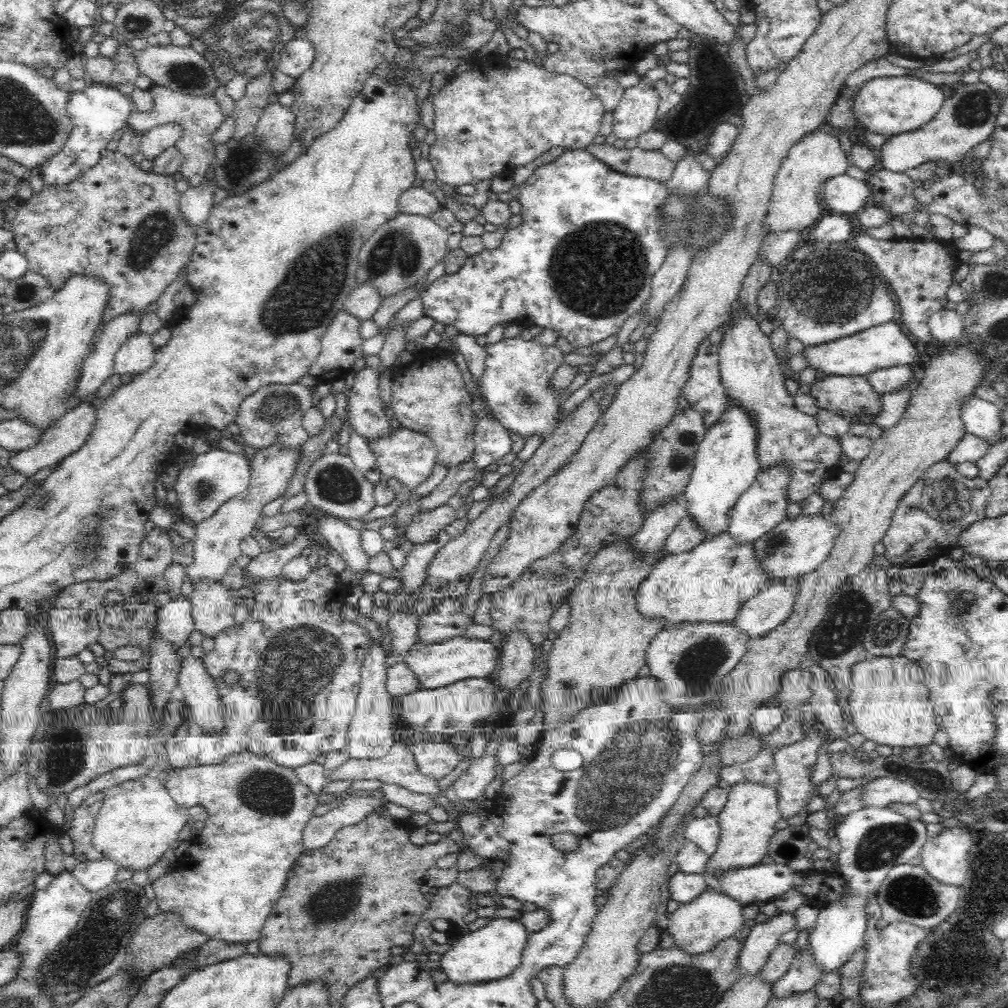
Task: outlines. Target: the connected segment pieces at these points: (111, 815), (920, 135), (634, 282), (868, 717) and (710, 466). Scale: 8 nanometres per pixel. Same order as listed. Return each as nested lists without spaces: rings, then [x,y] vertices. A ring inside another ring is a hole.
[[[142,775],[102,791],[105,797],[95,820],[92,842],[104,857],[116,861],[120,868],[140,870],[156,864],[177,843],[186,815],[158,777]]]
[[[982,81],[973,84],[964,82],[955,87],[956,94],[950,100],[946,98],[946,102],[926,125],[886,139],[879,151],[882,169],[890,173],[906,173],[924,162],[944,160],[957,171],[957,166],[966,159],[962,154],[971,154],[978,142],[992,134],[999,112],[994,92]]]
[[[570,149],[565,151],[555,162],[550,162],[550,164],[536,170],[526,183],[518,187],[520,194],[516,196],[515,200],[522,207],[519,214],[519,225],[502,234],[501,244],[498,247],[491,251],[484,248],[482,252],[469,256],[467,262],[464,262],[464,265],[456,274],[445,274],[429,284],[421,294],[423,314],[432,317],[436,322],[442,322],[444,325],[452,324],[452,326],[456,326],[460,333],[474,335],[475,337],[480,336],[480,334],[487,335],[490,328],[500,324],[500,322],[516,323],[522,327],[541,326],[542,328],[551,328],[556,331],[559,338],[568,340],[574,349],[588,348],[588,346],[598,344],[598,342],[616,335],[622,328],[623,323],[630,316],[639,312],[646,300],[650,298],[654,276],[665,262],[668,242],[664,239],[664,235],[660,233],[662,228],[666,226],[664,219],[660,216],[660,208],[664,207],[665,201],[668,199],[667,183],[624,175],[608,167],[589,150]]]
[[[872,657],[852,665],[847,717],[866,740],[893,750],[934,743],[935,712],[924,686],[924,672],[904,657]]]
[[[728,398],[728,406],[714,426],[707,430],[704,440],[695,452],[695,466],[685,486],[684,495],[688,501],[688,515],[708,538],[721,534],[727,527],[727,512],[736,499],[754,482],[760,471],[756,456],[756,422],[744,408],[738,408]]]

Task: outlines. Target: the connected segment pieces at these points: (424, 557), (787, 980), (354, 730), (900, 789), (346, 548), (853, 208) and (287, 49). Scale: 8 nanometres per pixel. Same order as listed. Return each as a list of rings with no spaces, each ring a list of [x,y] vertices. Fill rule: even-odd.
[[[463,517],[459,521],[452,521],[446,525],[439,533],[434,535],[433,539],[416,544],[416,546],[407,552],[401,565],[401,587],[411,595],[419,591],[419,586],[425,577],[426,567],[434,555],[442,546],[456,538],[466,528],[467,518]]]
[[[806,945],[804,948],[796,949],[788,970],[773,984],[771,998],[784,999],[814,989],[823,974],[820,963],[816,963],[812,956],[812,947]]]
[[[374,644],[367,653],[361,669],[361,688],[355,702],[355,714],[347,732],[346,750],[350,759],[375,760],[386,757],[395,746],[394,698],[387,690],[386,655],[382,646]]]
[[[892,777],[869,781],[863,792],[865,806],[886,807],[891,802],[914,804],[920,800],[920,793],[911,784]]]
[[[316,511],[317,528],[324,538],[324,544],[340,553],[346,565],[354,570],[366,569],[369,556],[365,553],[360,538],[360,531],[350,527],[344,519],[328,513]]]
[[[840,174],[824,181],[821,188],[821,202],[830,210],[844,214],[858,214],[868,205],[870,188],[865,181],[854,180],[846,174]]]
[[[302,36],[295,38],[280,49],[279,69],[297,79],[311,67],[314,55],[315,48],[310,41]]]

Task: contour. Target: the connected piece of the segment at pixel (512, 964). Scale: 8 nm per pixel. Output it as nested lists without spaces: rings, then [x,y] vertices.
[[[516,918],[491,919],[483,928],[469,931],[441,956],[440,970],[452,983],[484,983],[503,979],[522,962],[522,952],[528,946],[530,932]]]

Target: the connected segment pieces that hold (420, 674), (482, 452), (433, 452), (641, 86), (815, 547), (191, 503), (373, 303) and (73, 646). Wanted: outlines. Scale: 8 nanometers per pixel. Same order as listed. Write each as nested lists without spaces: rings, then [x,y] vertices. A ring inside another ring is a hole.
[[[460,636],[440,645],[422,645],[418,641],[402,661],[417,675],[421,688],[434,690],[467,679],[494,677],[498,669],[499,651],[492,642]]]
[[[476,391],[476,401],[472,401],[471,411],[473,412],[473,438],[475,444],[474,454],[472,459],[476,461],[476,479],[479,481],[481,477],[481,470],[486,467],[494,467],[498,462],[501,461],[503,456],[506,456],[511,451],[512,441],[508,437],[506,429],[501,423],[496,421],[491,421],[488,419],[484,407],[480,402],[480,398],[477,397]]]
[[[411,429],[392,430],[385,434],[380,440],[368,443],[375,456],[376,466],[381,476],[387,479],[396,478],[398,482],[408,487],[414,492],[420,484],[424,484],[434,472],[436,464],[437,450],[435,444],[423,433],[414,432]]]
[[[641,79],[634,86],[625,88],[618,104],[613,108],[614,122],[611,132],[625,141],[638,138],[653,129],[660,104],[660,91]]]
[[[822,513],[811,515],[798,515],[784,522],[780,522],[776,528],[760,536],[753,544],[753,552],[770,578],[792,575],[805,575],[816,570],[829,555],[836,538],[840,536],[840,527],[825,518]]]
[[[210,448],[208,452],[198,455],[190,465],[181,469],[175,491],[177,508],[180,508],[182,518],[193,525],[200,524],[201,521],[214,516],[227,500],[244,492],[251,480],[251,455],[252,451],[248,449],[238,453],[232,449]]]
[[[357,283],[344,302],[344,309],[360,320],[370,320],[382,304],[382,295],[372,283]]]
[[[80,608],[51,609],[48,630],[56,659],[77,656],[96,643],[100,634],[96,616]]]

